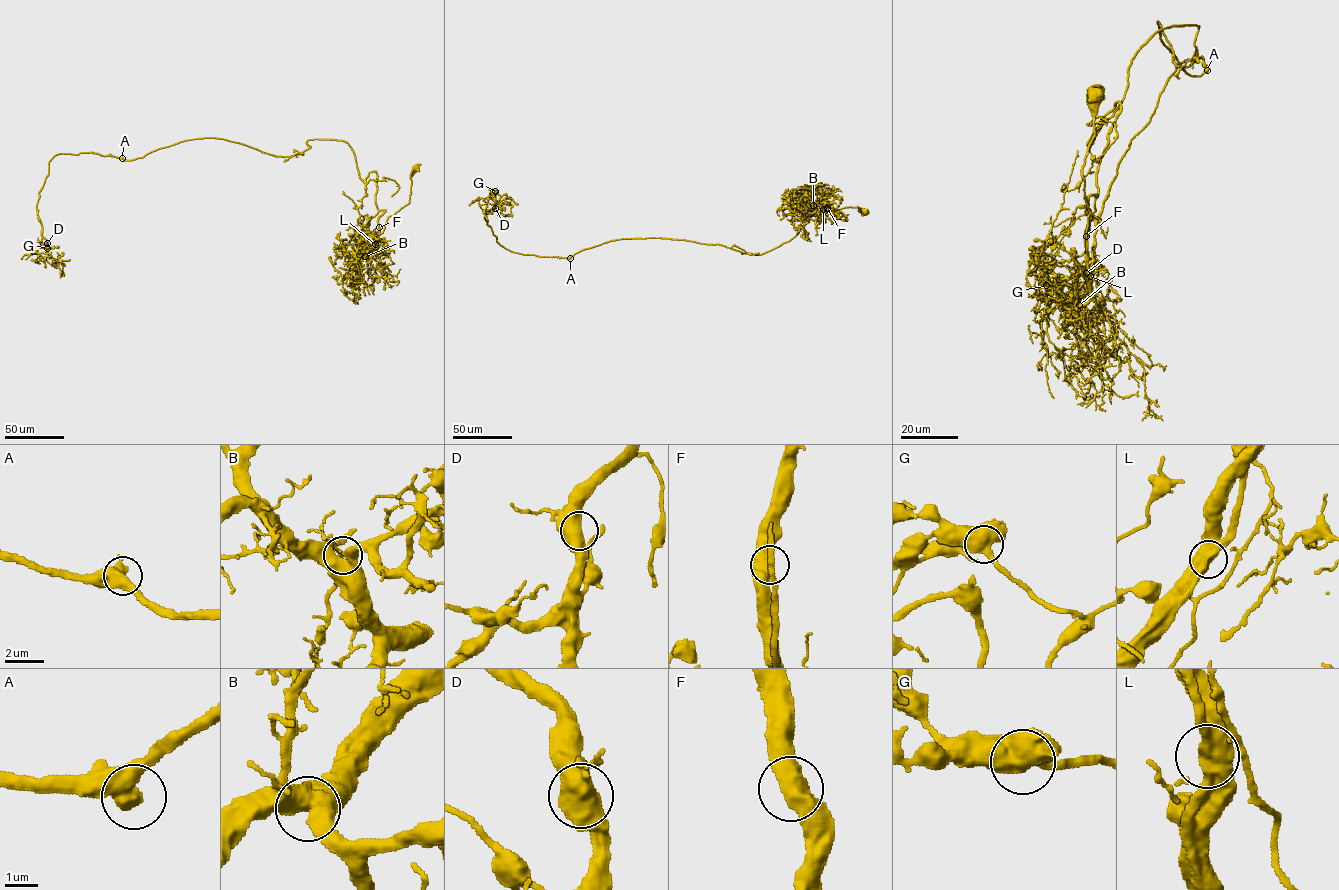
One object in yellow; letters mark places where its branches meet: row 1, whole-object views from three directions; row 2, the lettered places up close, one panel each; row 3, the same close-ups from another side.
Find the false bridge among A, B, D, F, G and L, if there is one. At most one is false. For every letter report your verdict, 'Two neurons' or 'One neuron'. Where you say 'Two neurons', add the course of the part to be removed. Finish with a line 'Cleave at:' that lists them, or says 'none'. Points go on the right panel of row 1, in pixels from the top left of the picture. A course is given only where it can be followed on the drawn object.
A: One neuron
B: One neuron
D: One neuron
F: One neuron
G: One neuron
L: One neuron
Cleave at: none

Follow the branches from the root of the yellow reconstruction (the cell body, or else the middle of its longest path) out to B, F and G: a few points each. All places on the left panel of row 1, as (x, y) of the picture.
B: (415, 168), (411, 177), (409, 202), (389, 216), (383, 231), (365, 256)
F: (415, 168), (411, 177), (409, 202), (389, 216), (380, 234), (379, 227)
G: (415, 168), (380, 234), (376, 173), (341, 140), (59, 153), (37, 205), (47, 248)

